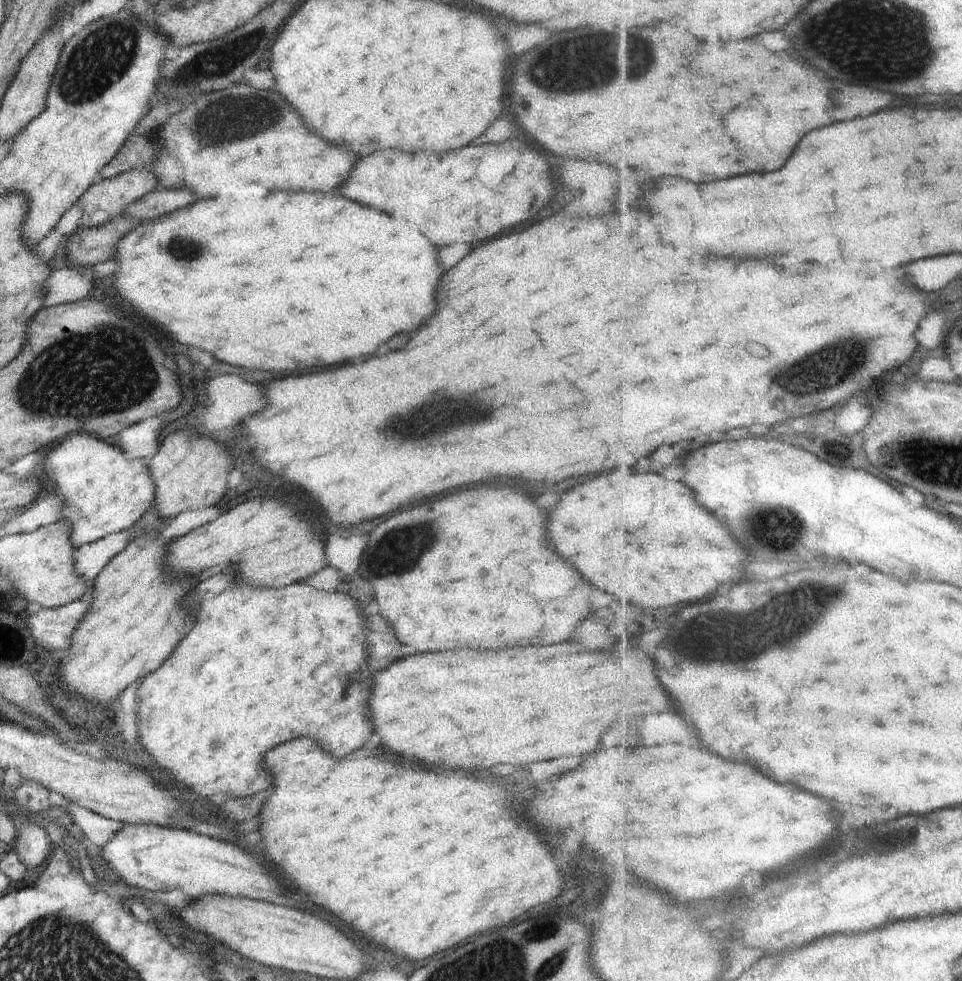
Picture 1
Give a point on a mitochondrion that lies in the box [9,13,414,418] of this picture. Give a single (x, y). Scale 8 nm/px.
(99, 59)

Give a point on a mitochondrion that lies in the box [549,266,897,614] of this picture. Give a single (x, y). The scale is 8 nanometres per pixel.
(826, 366)

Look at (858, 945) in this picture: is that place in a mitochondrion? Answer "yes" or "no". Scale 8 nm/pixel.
no

